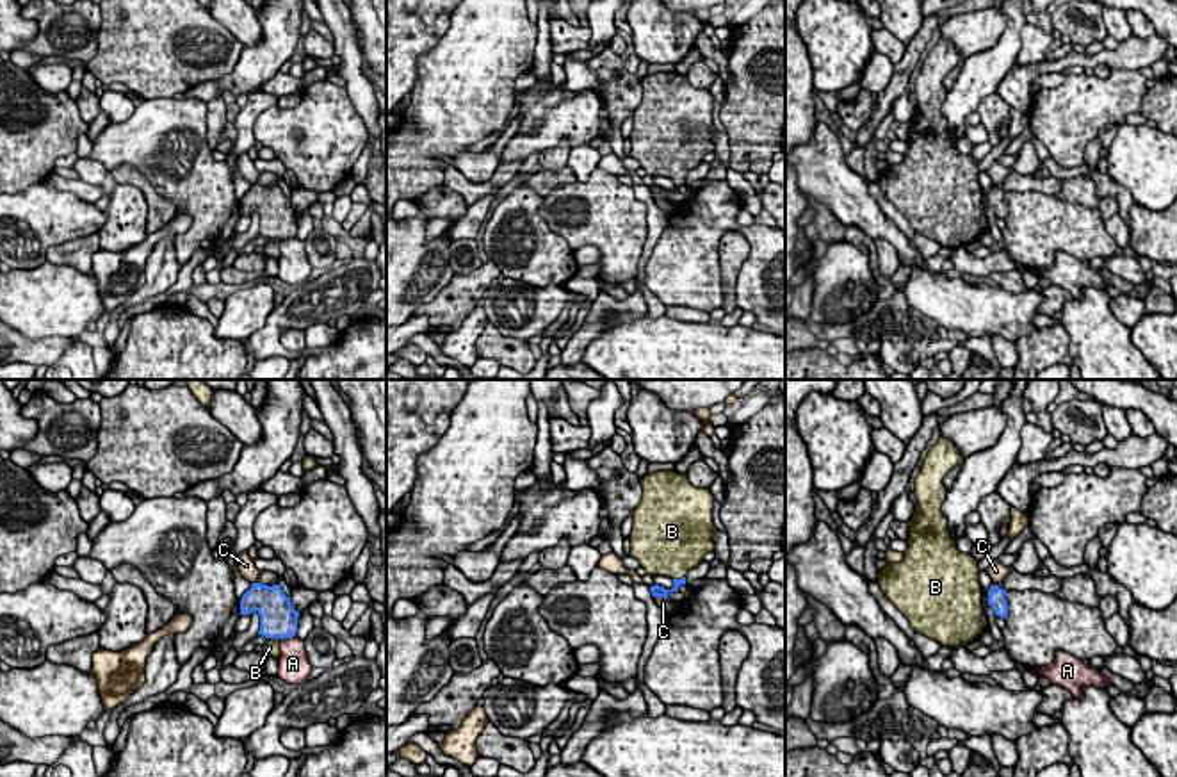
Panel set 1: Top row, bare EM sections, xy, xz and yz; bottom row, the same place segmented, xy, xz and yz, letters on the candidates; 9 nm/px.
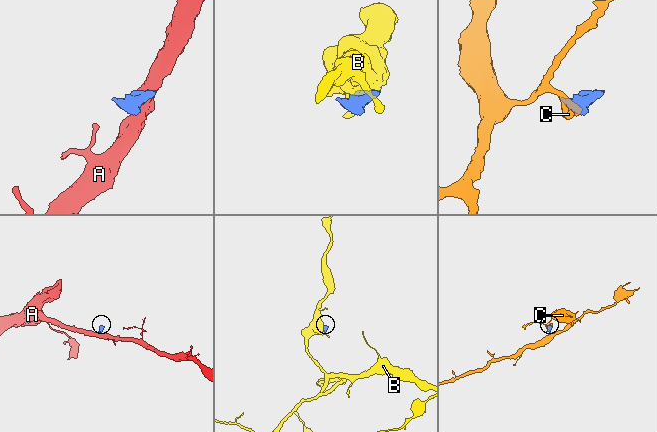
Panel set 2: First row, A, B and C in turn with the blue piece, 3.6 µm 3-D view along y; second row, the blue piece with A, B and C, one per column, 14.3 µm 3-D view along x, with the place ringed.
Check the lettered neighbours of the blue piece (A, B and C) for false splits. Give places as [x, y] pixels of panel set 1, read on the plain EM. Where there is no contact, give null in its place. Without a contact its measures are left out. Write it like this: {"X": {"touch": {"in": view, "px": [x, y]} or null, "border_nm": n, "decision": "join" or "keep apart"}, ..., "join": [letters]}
{"A": {"touch": {"in": "xy", "px": [287, 237]}, "border_nm": 150, "decision": "keep apart"}, "B": {"touch": {"in": "xz", "px": [679, 180]}, "border_nm": 120, "decision": "join"}, "C": {"touch": {"in": "xz", "px": [661, 196]}, "border_nm": 150, "decision": "keep apart"}, "join": ["B"]}

